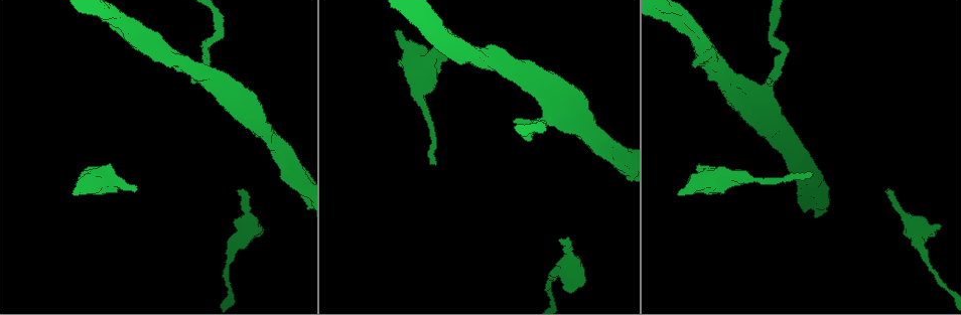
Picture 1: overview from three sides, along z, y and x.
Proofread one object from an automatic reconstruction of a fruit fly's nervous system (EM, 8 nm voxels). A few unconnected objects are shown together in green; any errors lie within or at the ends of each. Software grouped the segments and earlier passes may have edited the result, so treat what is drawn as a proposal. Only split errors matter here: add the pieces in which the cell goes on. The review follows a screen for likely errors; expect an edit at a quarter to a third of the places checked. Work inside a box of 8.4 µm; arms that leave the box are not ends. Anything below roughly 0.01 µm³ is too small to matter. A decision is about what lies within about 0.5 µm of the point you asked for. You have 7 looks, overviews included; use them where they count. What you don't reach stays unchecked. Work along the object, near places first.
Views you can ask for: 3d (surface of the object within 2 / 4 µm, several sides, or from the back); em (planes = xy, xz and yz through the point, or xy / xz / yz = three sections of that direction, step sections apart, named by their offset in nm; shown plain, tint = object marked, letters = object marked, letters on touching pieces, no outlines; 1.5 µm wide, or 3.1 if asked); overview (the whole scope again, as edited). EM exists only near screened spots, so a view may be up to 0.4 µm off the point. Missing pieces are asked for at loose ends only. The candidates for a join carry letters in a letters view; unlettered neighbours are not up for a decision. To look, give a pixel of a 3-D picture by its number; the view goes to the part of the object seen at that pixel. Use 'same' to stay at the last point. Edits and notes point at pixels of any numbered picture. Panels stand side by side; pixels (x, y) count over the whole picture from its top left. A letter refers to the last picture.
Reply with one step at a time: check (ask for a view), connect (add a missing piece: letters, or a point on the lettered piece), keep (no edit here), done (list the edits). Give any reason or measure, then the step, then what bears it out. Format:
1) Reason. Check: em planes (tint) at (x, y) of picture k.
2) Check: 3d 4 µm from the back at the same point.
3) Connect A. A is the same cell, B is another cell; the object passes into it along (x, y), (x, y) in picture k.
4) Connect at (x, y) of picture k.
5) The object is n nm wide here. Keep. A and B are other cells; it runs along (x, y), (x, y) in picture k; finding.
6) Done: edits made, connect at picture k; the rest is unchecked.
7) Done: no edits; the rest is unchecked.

Tapers out. Check: em planes (letters) at (888, 192) of picture 1.

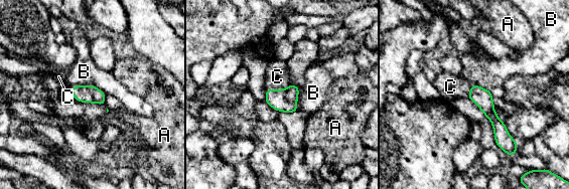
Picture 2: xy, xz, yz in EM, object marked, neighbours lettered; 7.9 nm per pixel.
The object is 140 nm wide here. Connect C. C is the same cell, A and B are other cells; the object passes into it along (285, 100), (279, 89), (277, 76) in picture 2; it goes on there.

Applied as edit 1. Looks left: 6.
See it whole again. Check: overview.

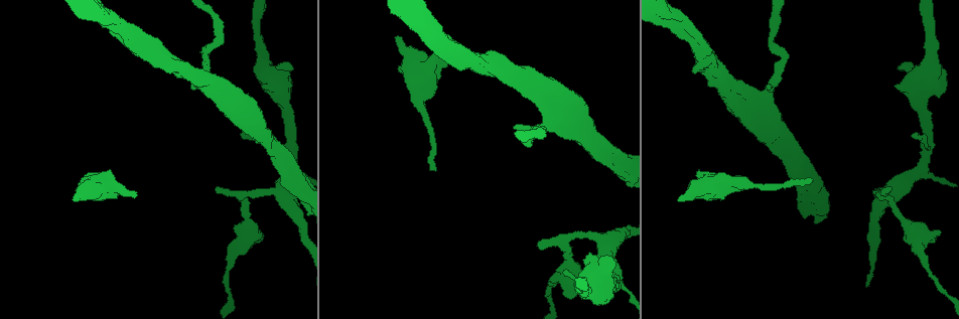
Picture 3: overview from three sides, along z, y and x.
Thin end. Check: 3d 4 µm at (913, 135) of picture 3.

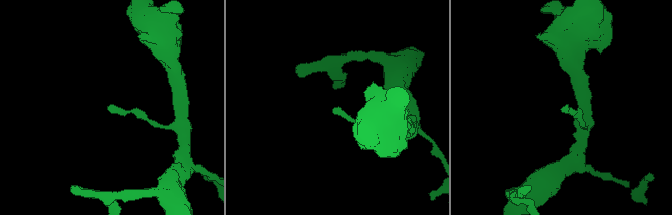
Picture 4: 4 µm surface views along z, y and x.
Need the tissue. Check: em xz step 8 (plain) at (108, 109) of picture 4.

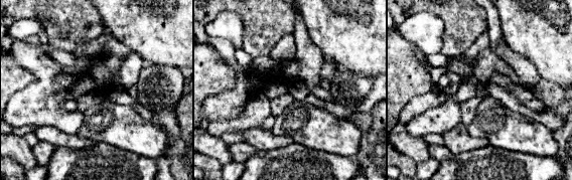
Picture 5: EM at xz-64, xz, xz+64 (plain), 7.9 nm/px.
Check: em xz step 8 (letters) at the same point.

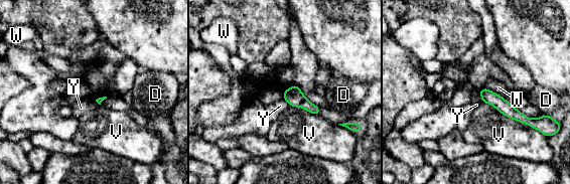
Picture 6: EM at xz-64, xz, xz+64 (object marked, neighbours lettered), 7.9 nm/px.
The longest contact is with V, 500 nm. Keep. D, V, W and Y are other cells; none of them fits.

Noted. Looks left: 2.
Free end. Check: em xz step 8 (letters) at (400, 38) of picture 3.

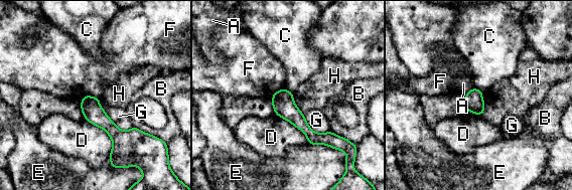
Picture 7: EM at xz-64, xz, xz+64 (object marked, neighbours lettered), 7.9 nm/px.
Keep. A, B, C, D, E, F, G and H are other cells; no lettered piece goes on from it.

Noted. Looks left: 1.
Done: edits made, connect at picture 2; the rest is unchecked.

